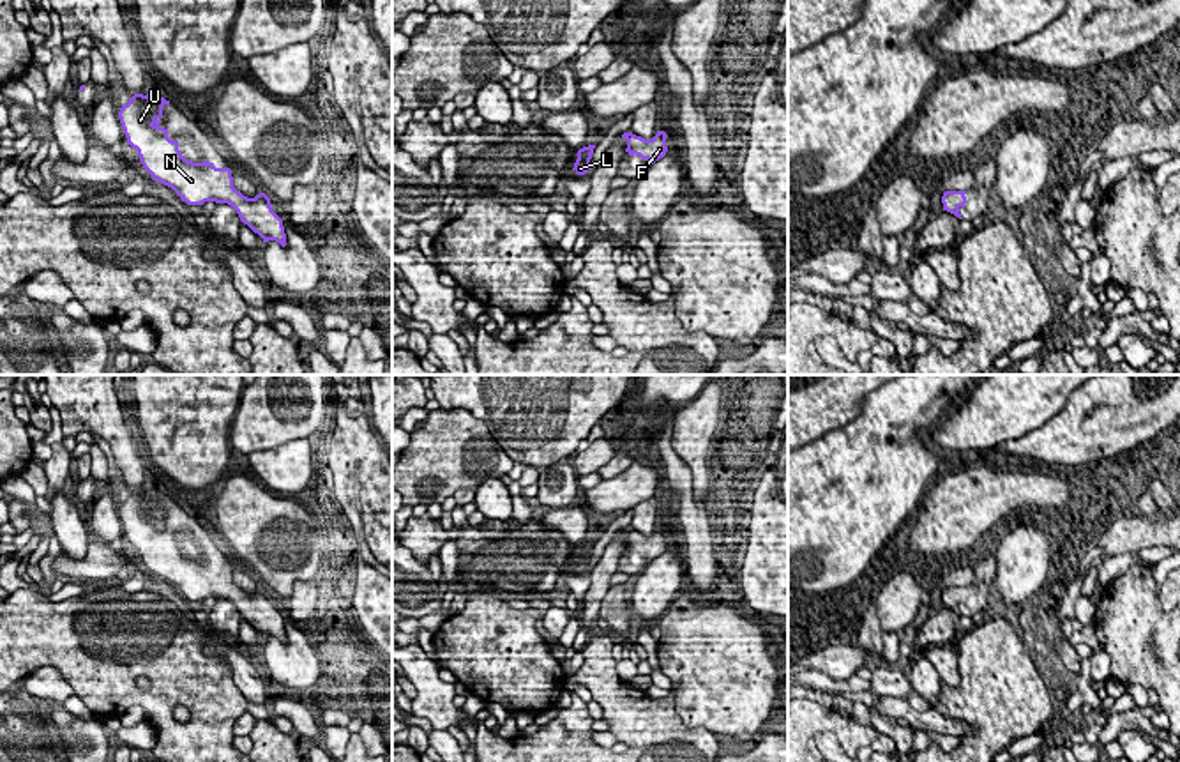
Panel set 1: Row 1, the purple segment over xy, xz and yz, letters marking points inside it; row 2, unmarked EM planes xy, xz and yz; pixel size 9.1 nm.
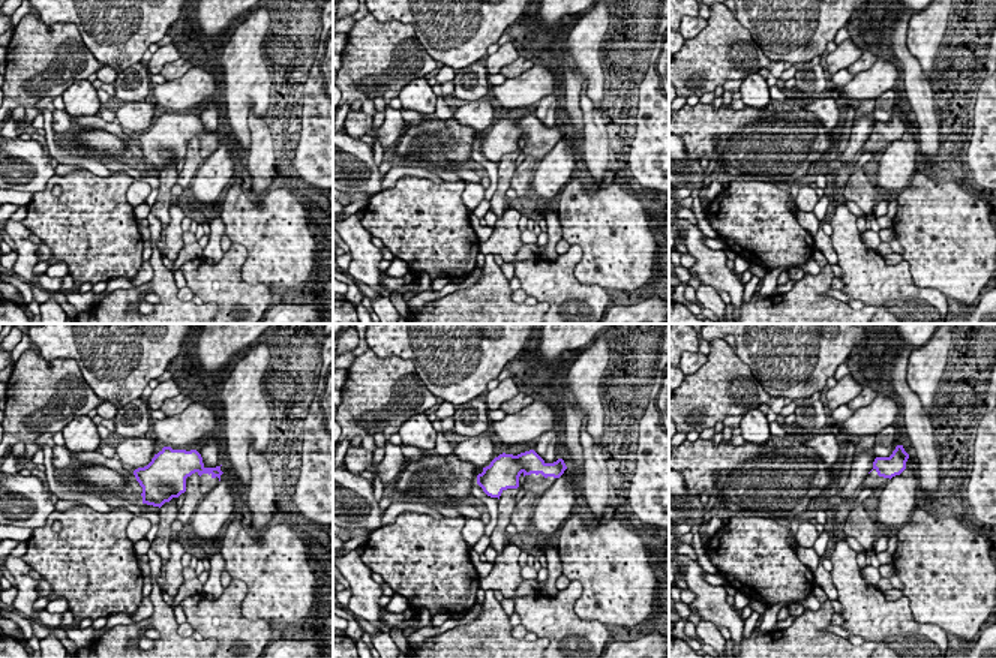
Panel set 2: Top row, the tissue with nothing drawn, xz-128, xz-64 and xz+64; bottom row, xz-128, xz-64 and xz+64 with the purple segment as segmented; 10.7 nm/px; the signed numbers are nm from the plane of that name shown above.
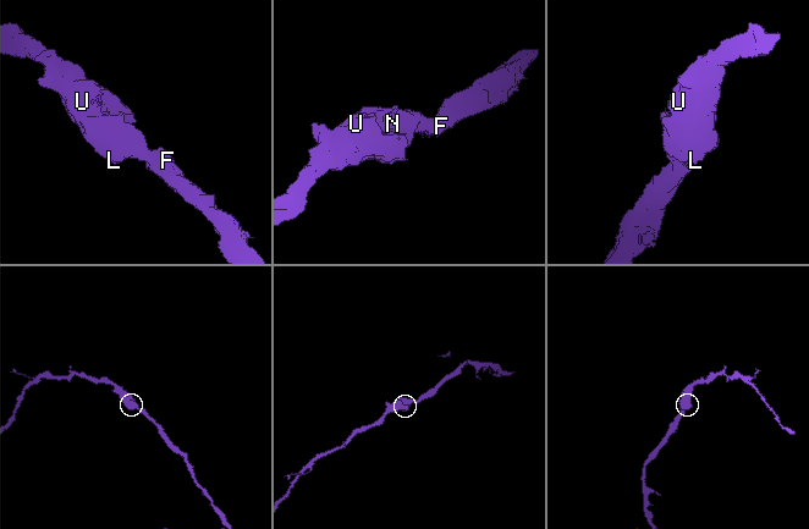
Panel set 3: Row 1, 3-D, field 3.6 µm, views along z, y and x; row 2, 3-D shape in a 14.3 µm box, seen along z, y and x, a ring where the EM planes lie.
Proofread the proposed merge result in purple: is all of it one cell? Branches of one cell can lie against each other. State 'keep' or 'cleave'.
keep

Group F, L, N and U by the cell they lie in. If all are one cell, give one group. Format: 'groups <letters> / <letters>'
groups F L N U

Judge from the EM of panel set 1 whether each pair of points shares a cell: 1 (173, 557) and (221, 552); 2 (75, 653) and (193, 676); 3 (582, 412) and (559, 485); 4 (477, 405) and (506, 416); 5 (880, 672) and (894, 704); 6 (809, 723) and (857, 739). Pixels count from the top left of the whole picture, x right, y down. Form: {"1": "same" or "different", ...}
{"1": "different", "2": "same", "3": "different", "4": "same", "5": "different", "6": "same"}

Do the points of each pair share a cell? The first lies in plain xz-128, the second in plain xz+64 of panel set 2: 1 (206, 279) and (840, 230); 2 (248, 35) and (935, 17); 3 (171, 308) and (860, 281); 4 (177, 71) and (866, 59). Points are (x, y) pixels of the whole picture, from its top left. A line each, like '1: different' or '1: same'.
1: same
2: same
3: different
4: same

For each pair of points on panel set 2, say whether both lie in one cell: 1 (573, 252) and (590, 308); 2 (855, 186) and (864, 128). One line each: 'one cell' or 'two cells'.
1: one cell
2: two cells

